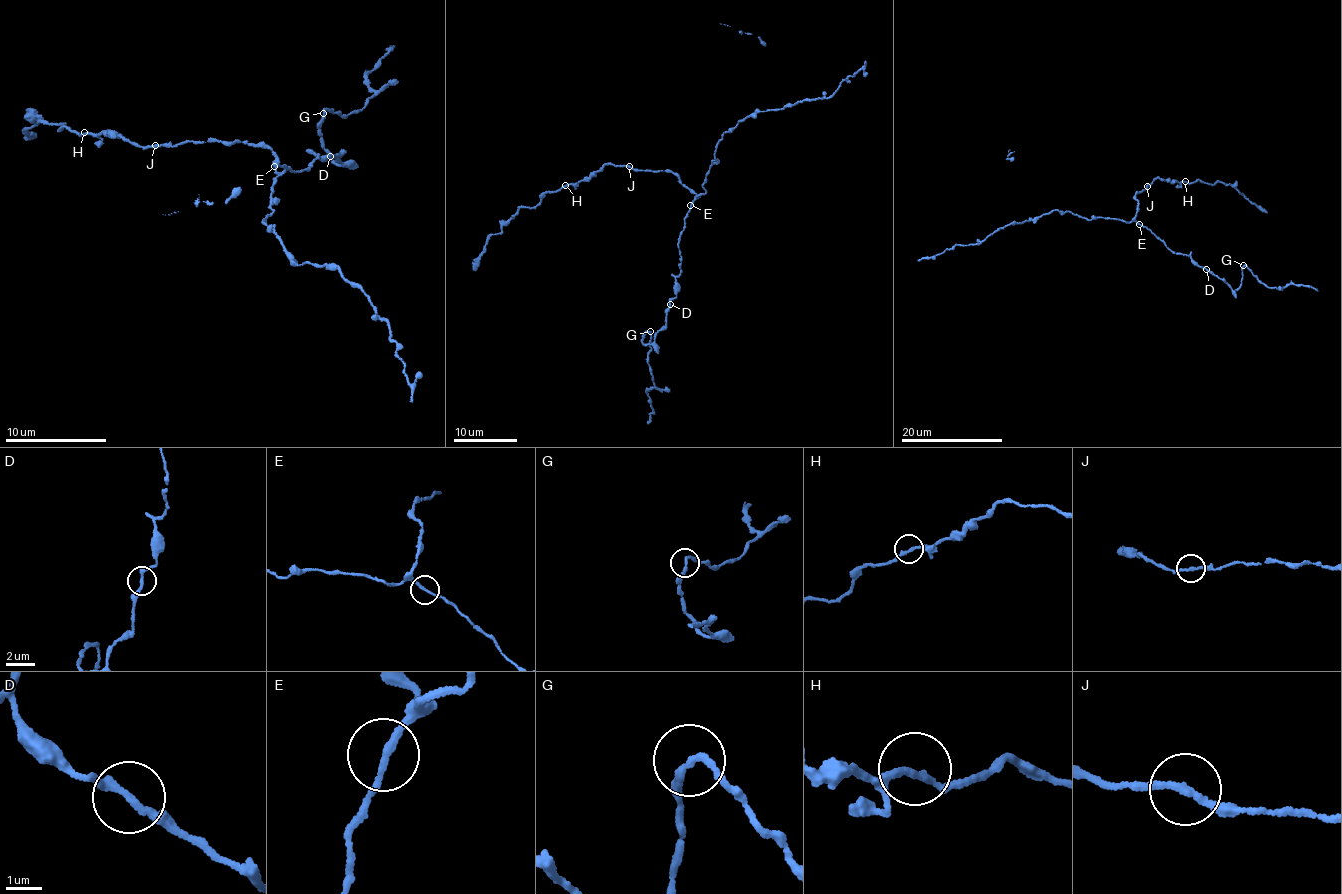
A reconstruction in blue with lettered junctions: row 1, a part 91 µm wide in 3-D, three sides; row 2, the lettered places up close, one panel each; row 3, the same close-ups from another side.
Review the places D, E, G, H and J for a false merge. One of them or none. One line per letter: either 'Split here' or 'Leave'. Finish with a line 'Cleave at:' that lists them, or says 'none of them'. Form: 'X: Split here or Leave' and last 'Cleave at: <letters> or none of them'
D: Leave
E: Leave
G: Leave
H: Leave
J: Leave
Cleave at: none of them

